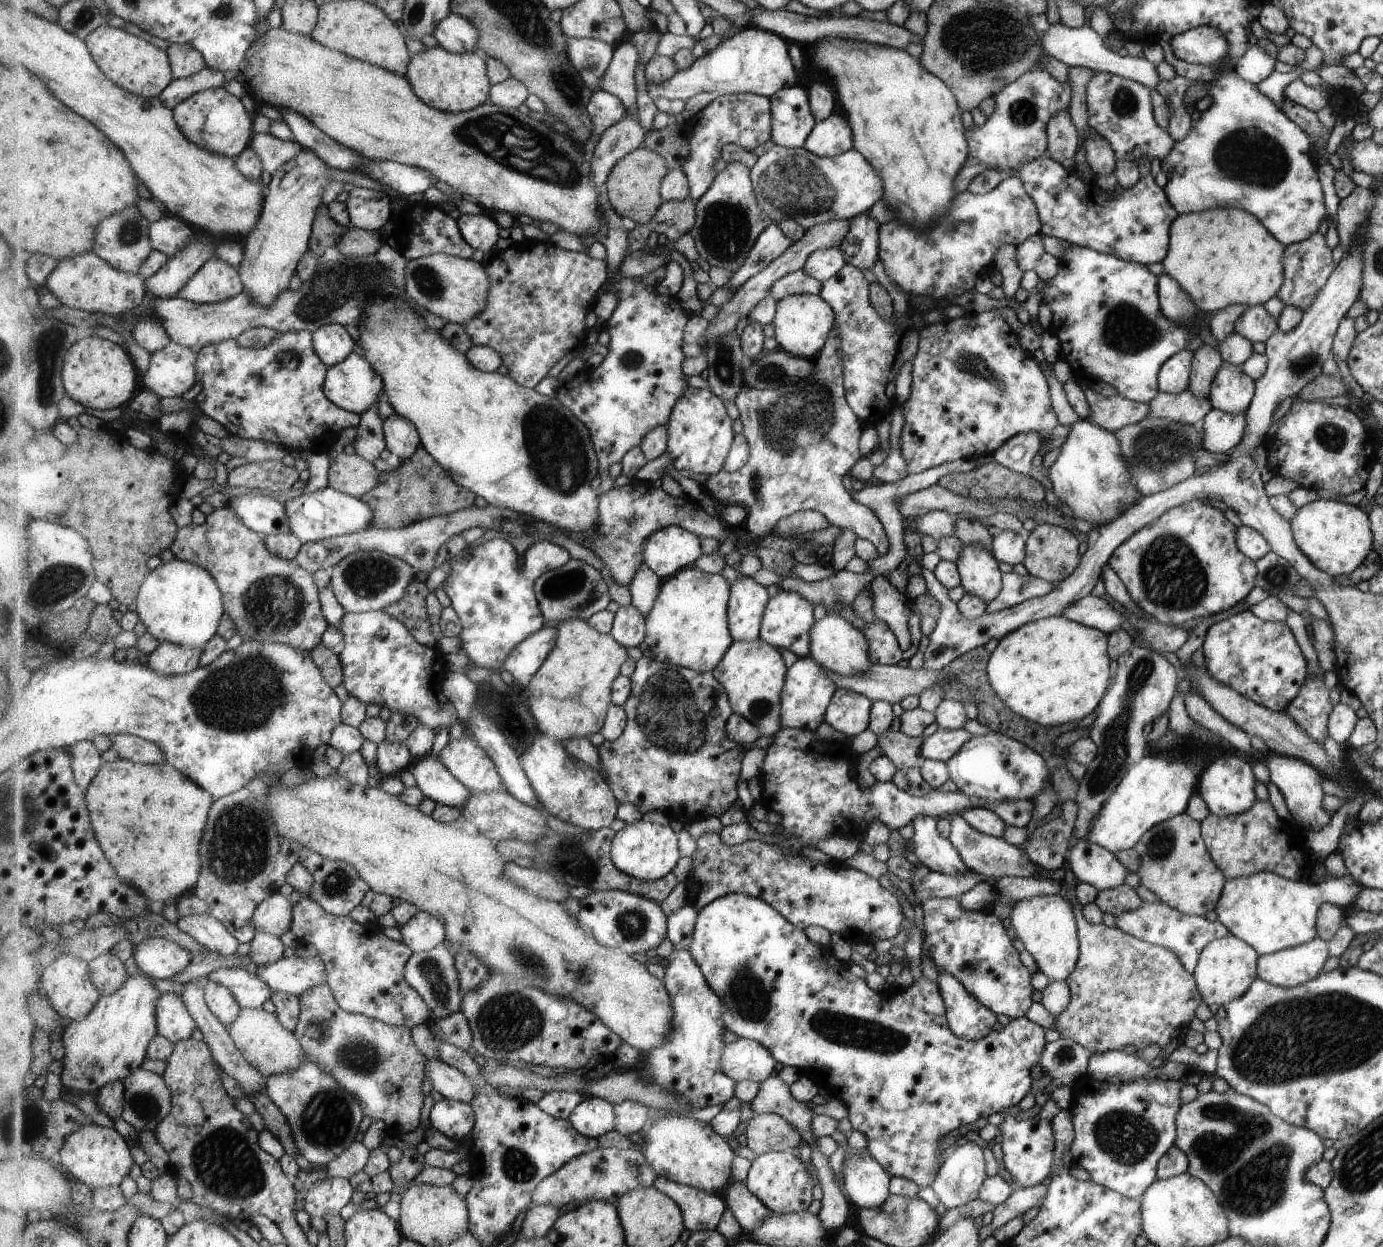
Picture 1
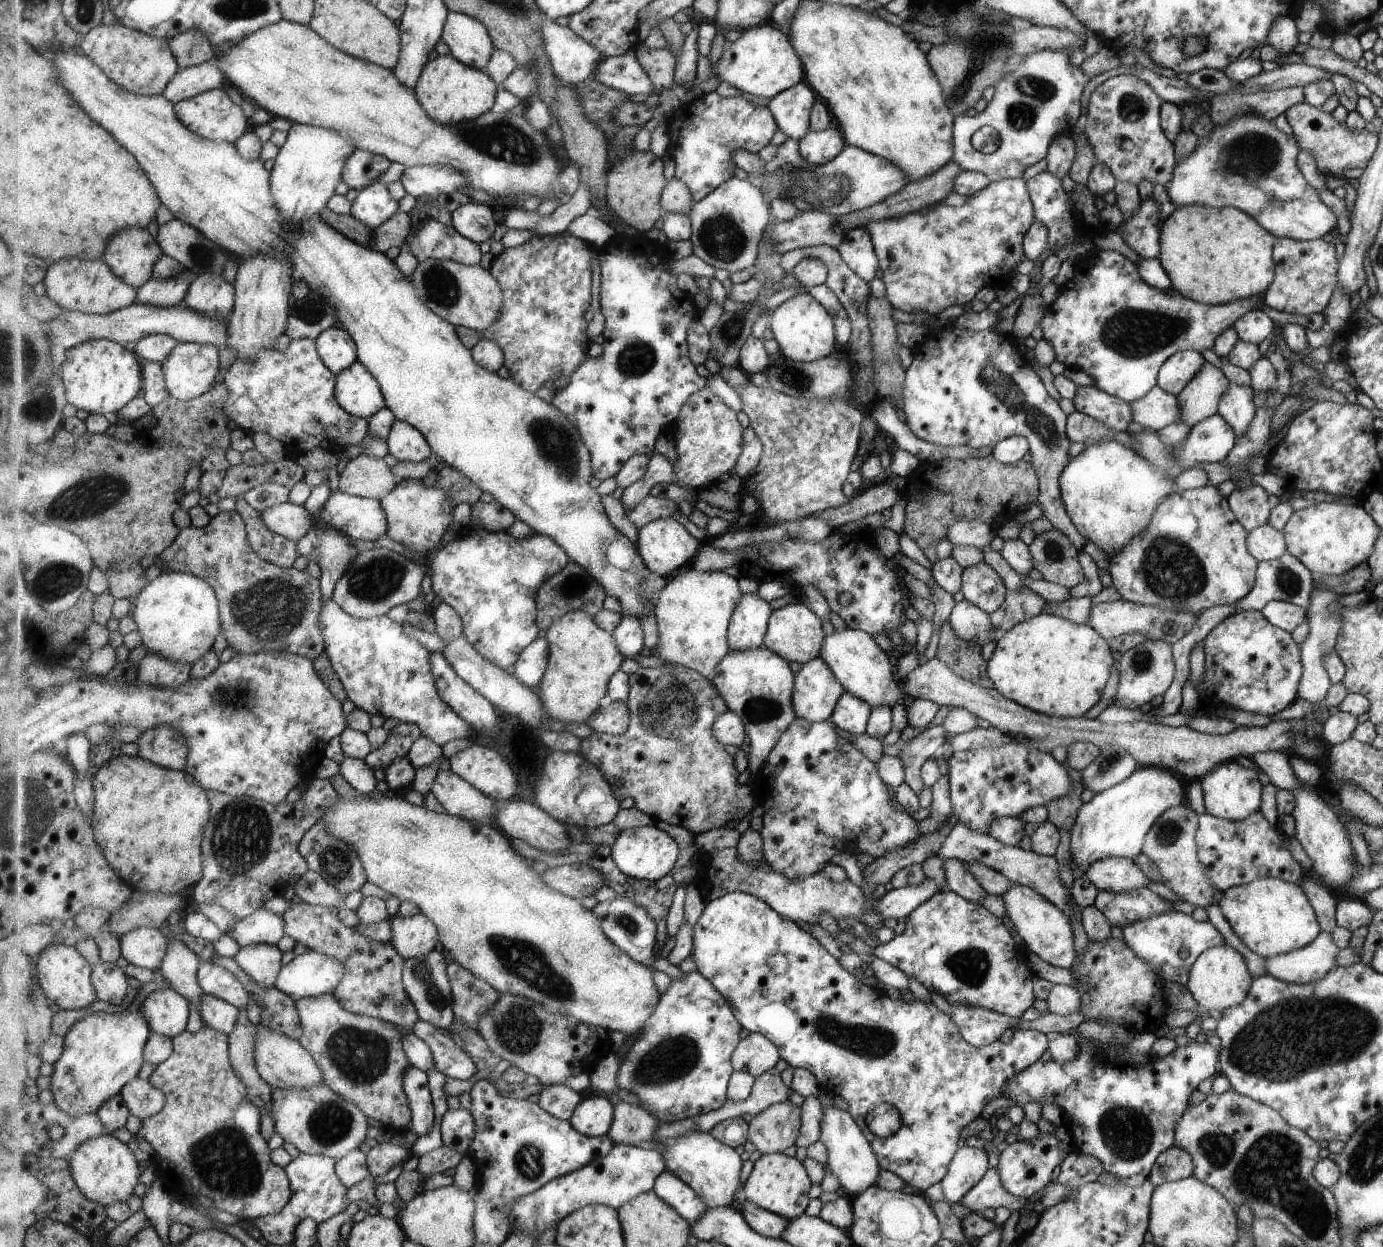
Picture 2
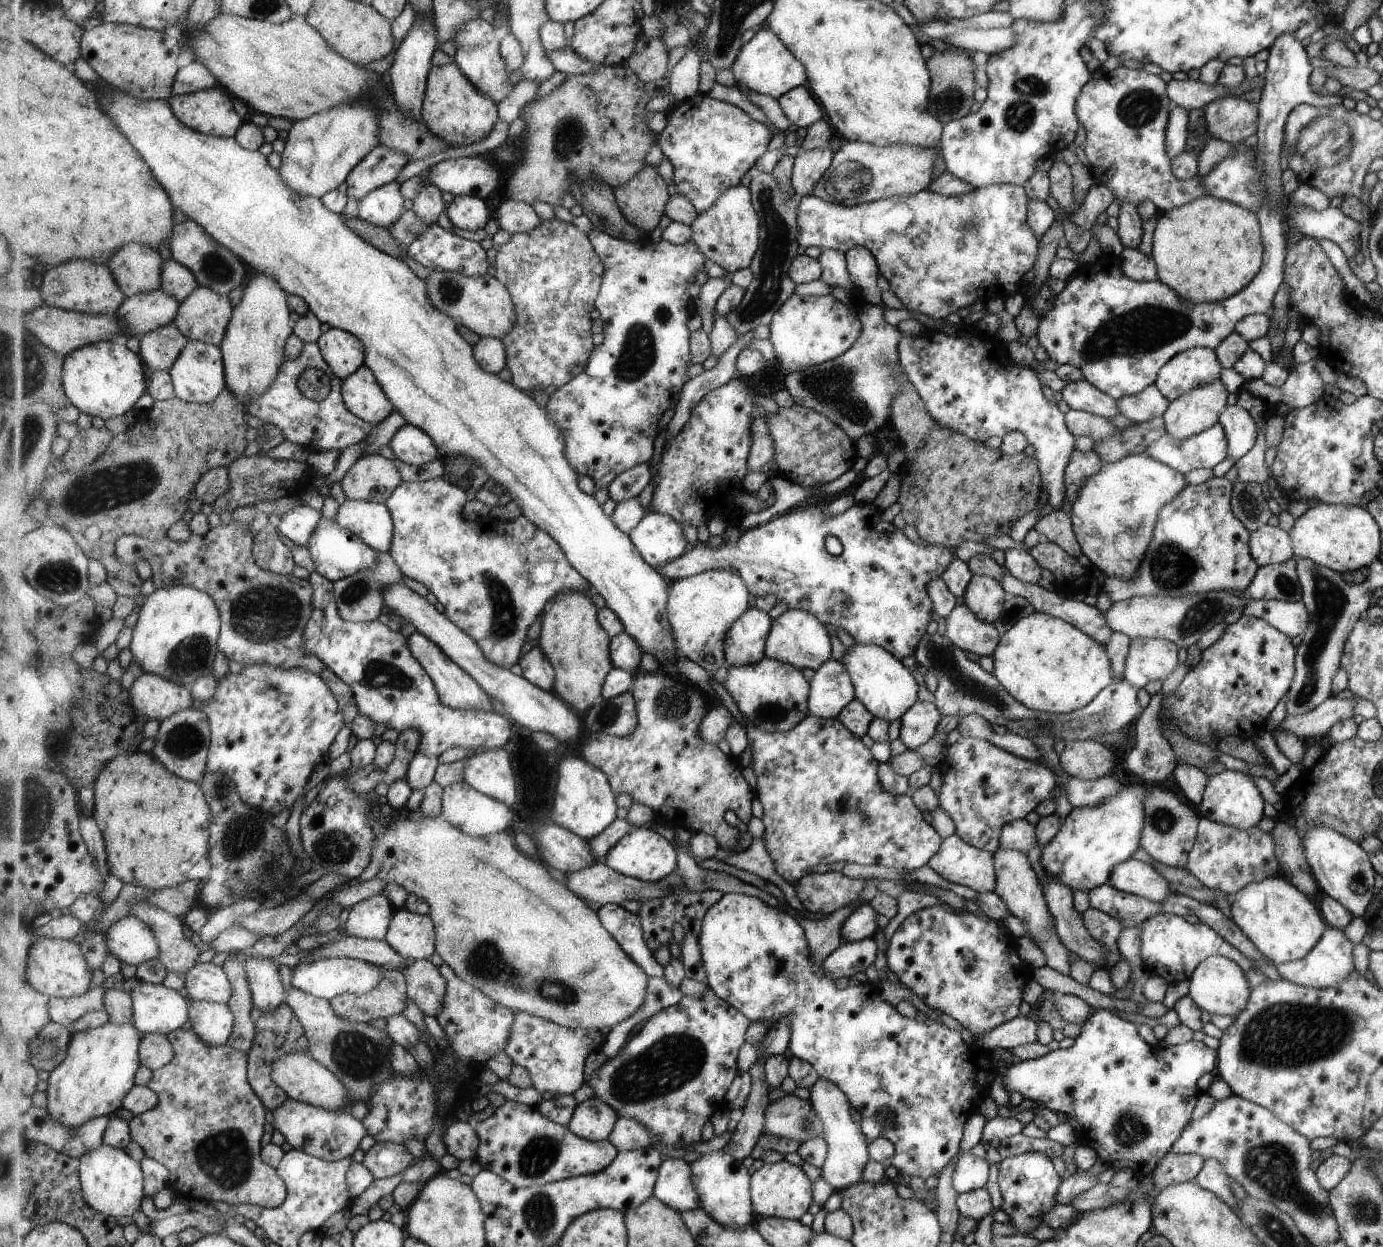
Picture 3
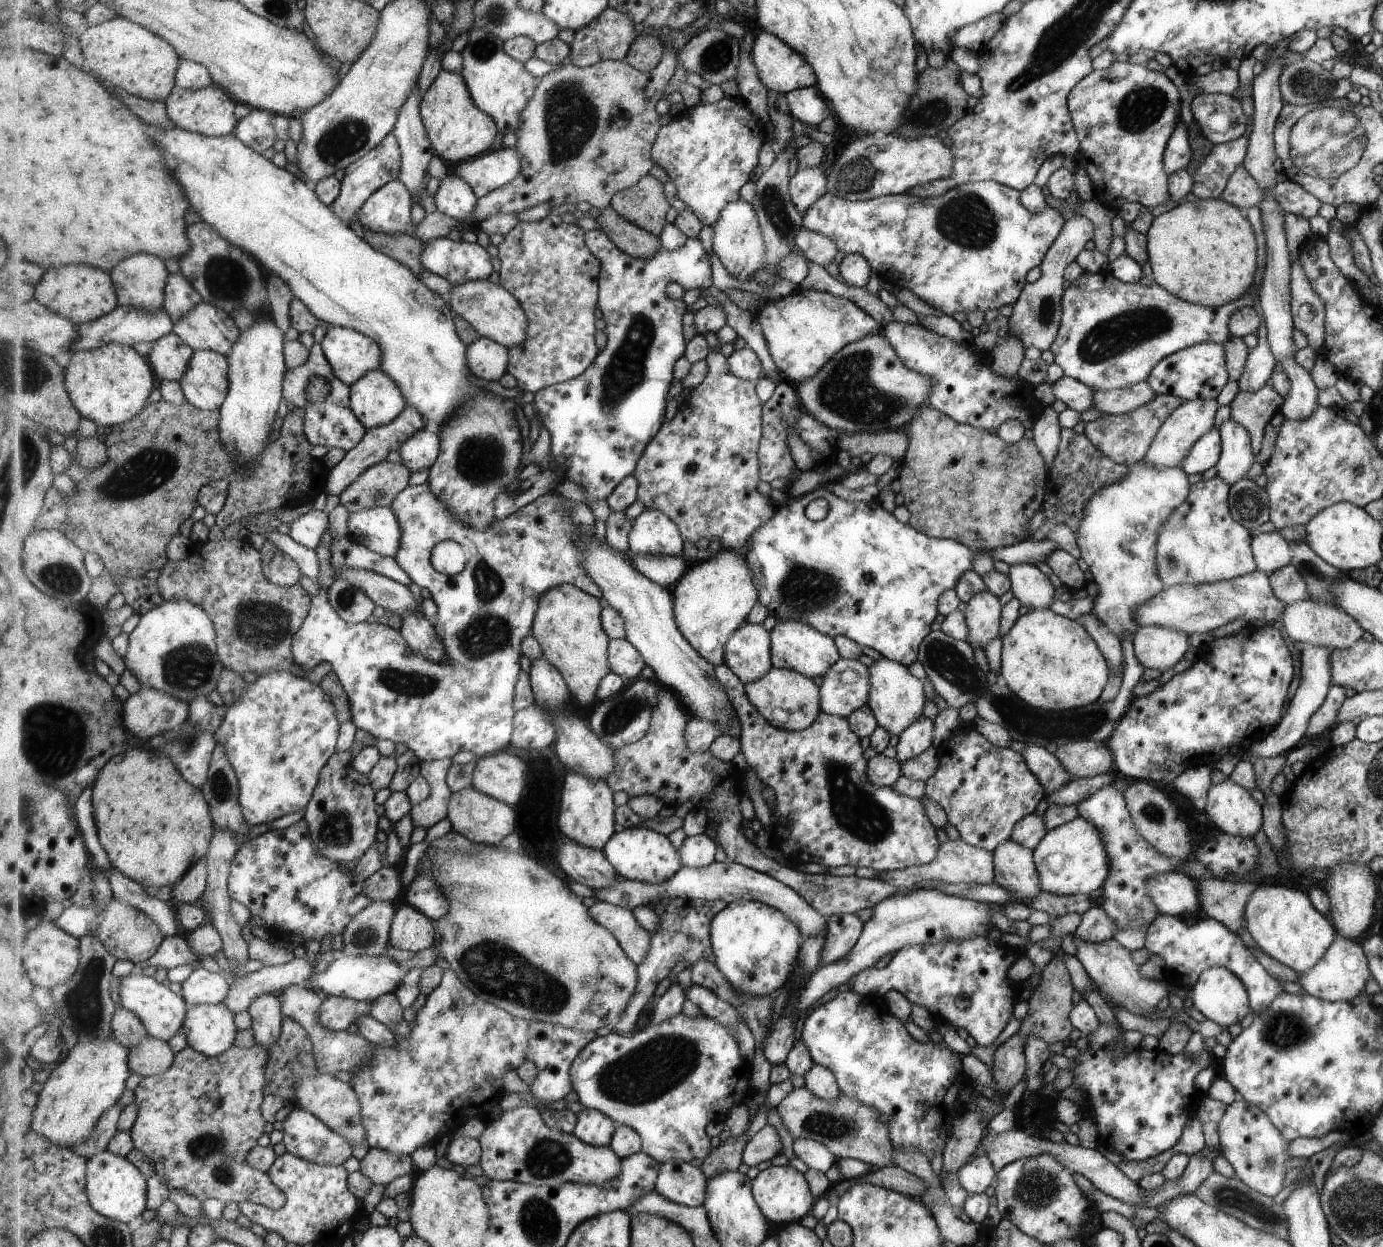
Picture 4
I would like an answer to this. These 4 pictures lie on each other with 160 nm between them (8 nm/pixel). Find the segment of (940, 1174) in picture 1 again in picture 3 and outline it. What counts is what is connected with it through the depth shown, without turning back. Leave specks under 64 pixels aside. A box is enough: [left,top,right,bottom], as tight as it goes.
[952,1152,988,1193]

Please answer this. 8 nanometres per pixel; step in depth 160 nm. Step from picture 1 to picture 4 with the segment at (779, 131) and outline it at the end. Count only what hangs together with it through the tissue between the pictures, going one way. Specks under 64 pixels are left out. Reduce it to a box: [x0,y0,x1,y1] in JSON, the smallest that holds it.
[786,86,831,127]

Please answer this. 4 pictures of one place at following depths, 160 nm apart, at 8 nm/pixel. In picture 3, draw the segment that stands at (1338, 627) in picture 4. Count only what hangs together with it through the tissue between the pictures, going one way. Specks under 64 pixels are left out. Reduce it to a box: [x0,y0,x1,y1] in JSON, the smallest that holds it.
[1242,599,1310,638]

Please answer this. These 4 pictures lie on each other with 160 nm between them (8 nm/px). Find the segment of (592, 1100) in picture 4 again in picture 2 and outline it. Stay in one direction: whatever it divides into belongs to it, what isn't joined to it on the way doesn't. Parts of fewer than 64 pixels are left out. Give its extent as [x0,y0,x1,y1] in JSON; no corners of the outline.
[614,970,743,1123]

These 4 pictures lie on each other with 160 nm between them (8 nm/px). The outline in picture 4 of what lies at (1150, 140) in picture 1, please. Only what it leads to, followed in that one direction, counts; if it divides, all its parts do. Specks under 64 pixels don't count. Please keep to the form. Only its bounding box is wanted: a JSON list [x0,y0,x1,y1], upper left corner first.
[1068,61,1248,212]

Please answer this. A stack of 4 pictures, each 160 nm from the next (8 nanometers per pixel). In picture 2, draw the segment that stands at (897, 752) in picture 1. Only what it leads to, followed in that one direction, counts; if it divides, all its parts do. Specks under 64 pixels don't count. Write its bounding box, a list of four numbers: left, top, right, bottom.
[897,724,950,793]

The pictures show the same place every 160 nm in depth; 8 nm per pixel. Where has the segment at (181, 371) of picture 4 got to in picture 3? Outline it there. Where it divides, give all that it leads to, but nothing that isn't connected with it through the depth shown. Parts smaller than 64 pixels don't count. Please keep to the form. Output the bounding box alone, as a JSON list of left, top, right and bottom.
[140,323,190,373]

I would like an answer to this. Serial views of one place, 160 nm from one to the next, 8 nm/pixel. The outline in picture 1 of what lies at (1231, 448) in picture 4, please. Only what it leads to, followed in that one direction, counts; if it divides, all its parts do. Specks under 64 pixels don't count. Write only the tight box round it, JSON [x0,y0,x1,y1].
[1208,362,1254,415]

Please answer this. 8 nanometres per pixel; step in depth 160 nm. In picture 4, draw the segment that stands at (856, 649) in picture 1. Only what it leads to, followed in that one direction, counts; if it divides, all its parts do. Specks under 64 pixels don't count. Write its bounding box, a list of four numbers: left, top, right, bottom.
[868,658,926,736]

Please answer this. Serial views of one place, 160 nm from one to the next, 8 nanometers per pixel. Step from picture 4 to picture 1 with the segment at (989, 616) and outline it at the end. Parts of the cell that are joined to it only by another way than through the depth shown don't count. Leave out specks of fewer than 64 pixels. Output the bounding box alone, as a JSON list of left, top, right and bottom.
[954,543,1001,603]

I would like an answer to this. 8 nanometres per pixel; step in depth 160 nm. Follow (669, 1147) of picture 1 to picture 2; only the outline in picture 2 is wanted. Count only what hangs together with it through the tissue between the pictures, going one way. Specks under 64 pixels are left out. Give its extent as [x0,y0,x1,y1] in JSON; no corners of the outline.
[662,1132,743,1209]

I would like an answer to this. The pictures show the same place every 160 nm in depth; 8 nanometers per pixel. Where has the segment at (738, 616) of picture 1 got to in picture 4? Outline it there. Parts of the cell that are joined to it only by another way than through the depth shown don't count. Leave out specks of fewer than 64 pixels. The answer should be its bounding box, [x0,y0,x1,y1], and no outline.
[725,621,774,684]

